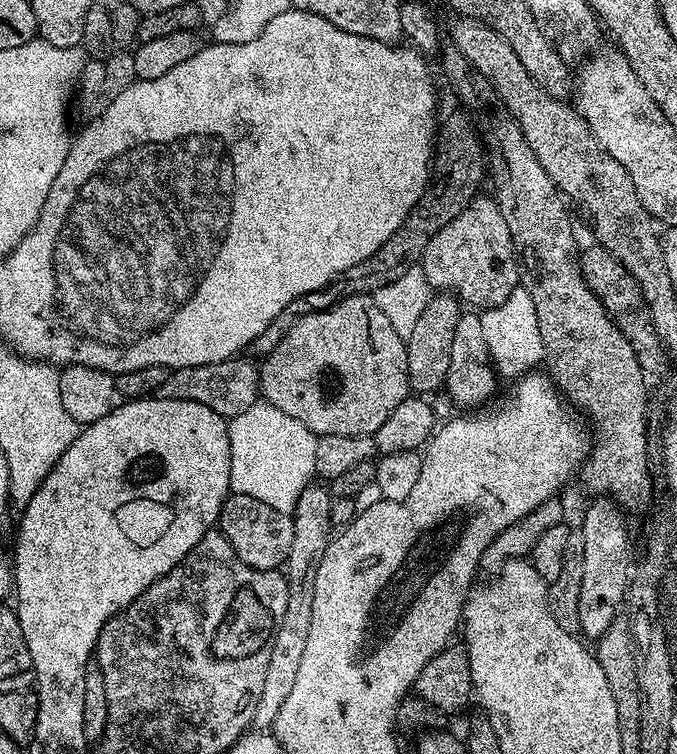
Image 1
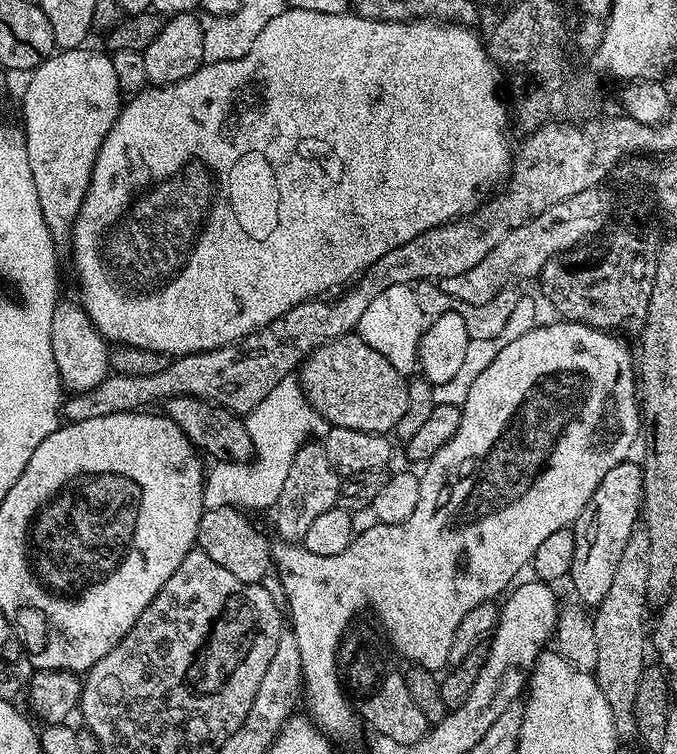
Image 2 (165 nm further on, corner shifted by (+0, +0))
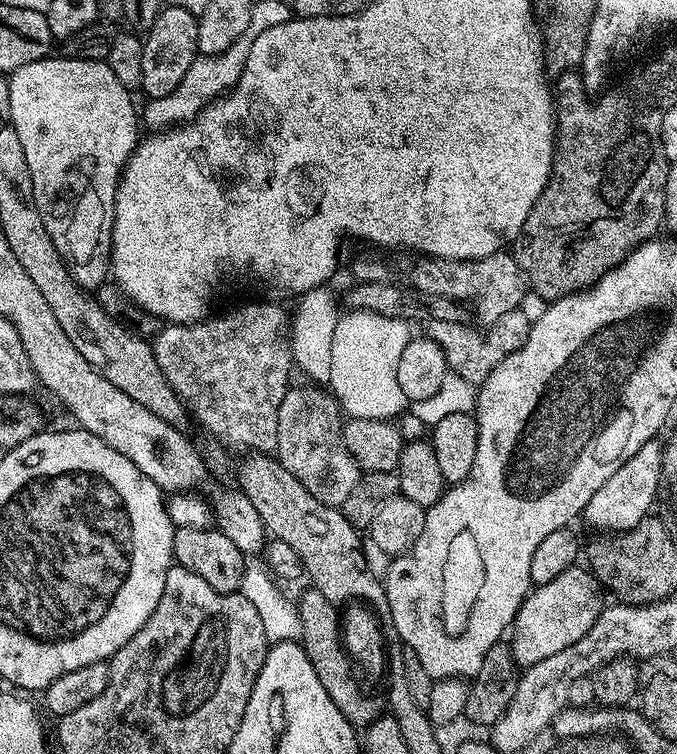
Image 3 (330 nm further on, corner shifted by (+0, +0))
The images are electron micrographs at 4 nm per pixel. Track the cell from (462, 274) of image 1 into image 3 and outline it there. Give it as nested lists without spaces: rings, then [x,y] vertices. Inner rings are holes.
[[[523,307],[515,308],[513,312],[502,314],[494,323],[487,325],[485,336],[479,336],[472,328],[467,328],[460,320],[425,319],[423,335],[427,339],[438,342],[442,354],[448,363],[449,373],[460,375],[467,383],[479,386],[484,379],[494,371],[510,354],[517,352],[526,342],[532,329],[530,316],[524,313]]]

